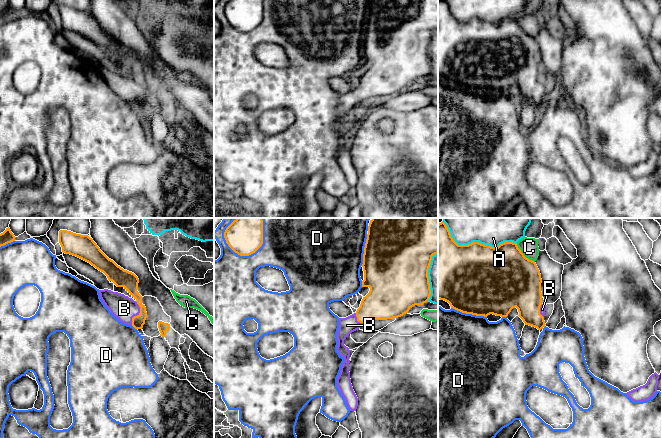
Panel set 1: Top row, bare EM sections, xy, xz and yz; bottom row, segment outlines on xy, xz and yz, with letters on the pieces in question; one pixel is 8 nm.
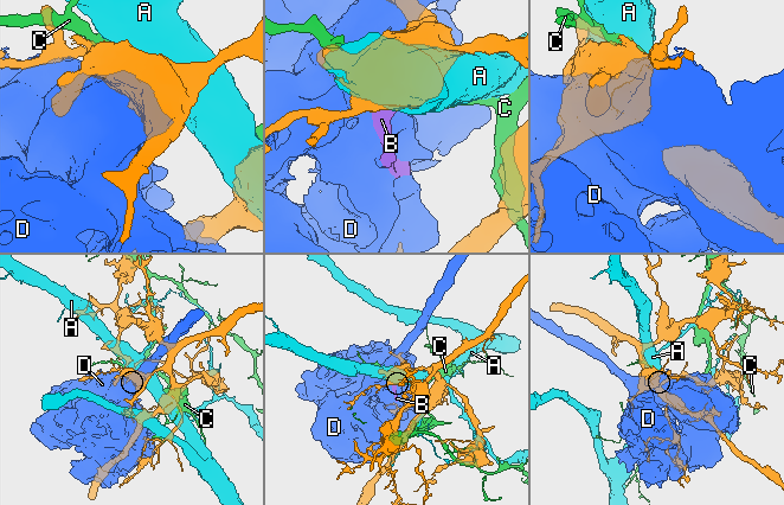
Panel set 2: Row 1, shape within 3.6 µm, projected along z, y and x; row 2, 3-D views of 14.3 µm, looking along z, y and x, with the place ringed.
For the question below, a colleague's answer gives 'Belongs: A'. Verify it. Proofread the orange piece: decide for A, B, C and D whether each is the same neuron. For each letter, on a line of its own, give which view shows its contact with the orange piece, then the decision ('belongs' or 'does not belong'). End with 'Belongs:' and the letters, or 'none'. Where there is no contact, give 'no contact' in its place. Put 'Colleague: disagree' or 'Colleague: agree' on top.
Colleague: disagree
A: meets orange in yz; does not belong
B: meets orange in xy; belongs
C: meets orange in yz; does not belong
D: meets orange in xz; does not belong
Belongs: B

